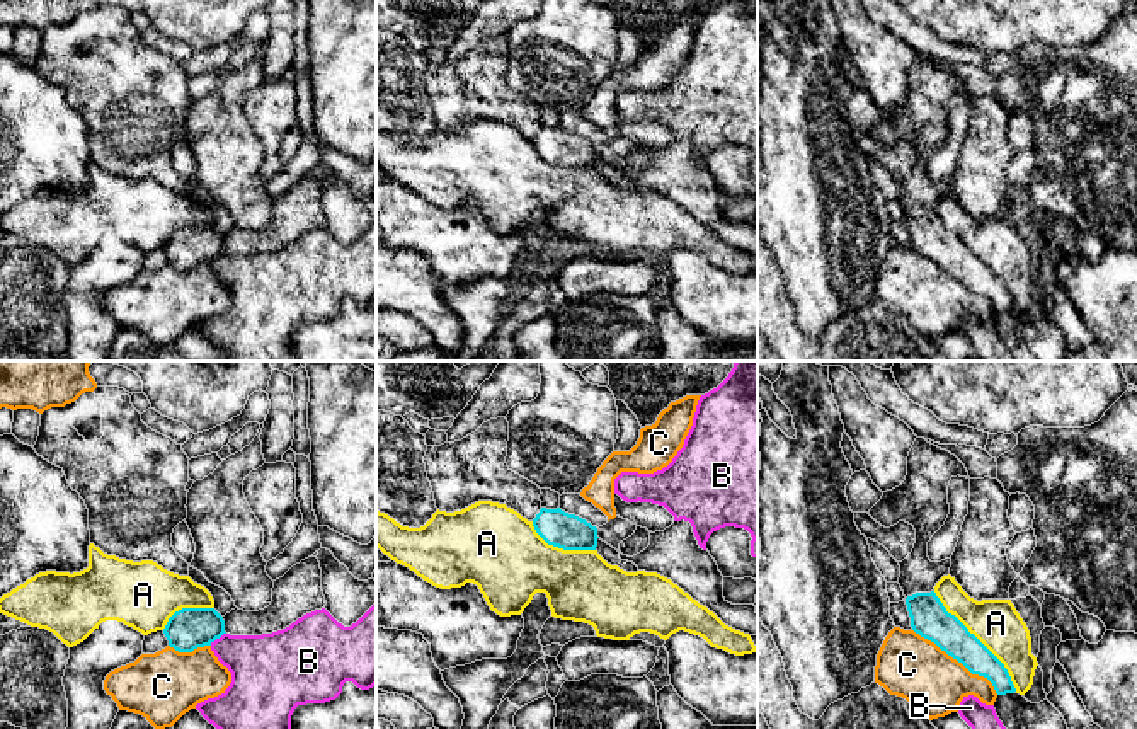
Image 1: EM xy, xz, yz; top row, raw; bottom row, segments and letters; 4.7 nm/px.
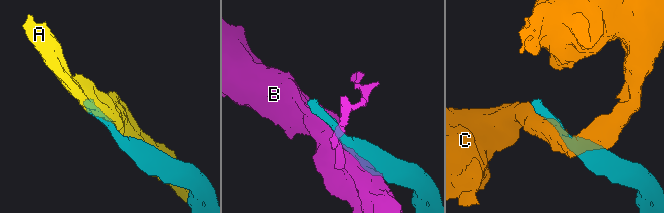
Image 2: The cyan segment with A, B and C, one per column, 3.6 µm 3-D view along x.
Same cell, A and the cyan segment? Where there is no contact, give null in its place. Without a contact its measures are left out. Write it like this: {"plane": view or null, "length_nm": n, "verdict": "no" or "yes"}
{"plane": "yz", "length_nm": 600, "verdict": "no"}

